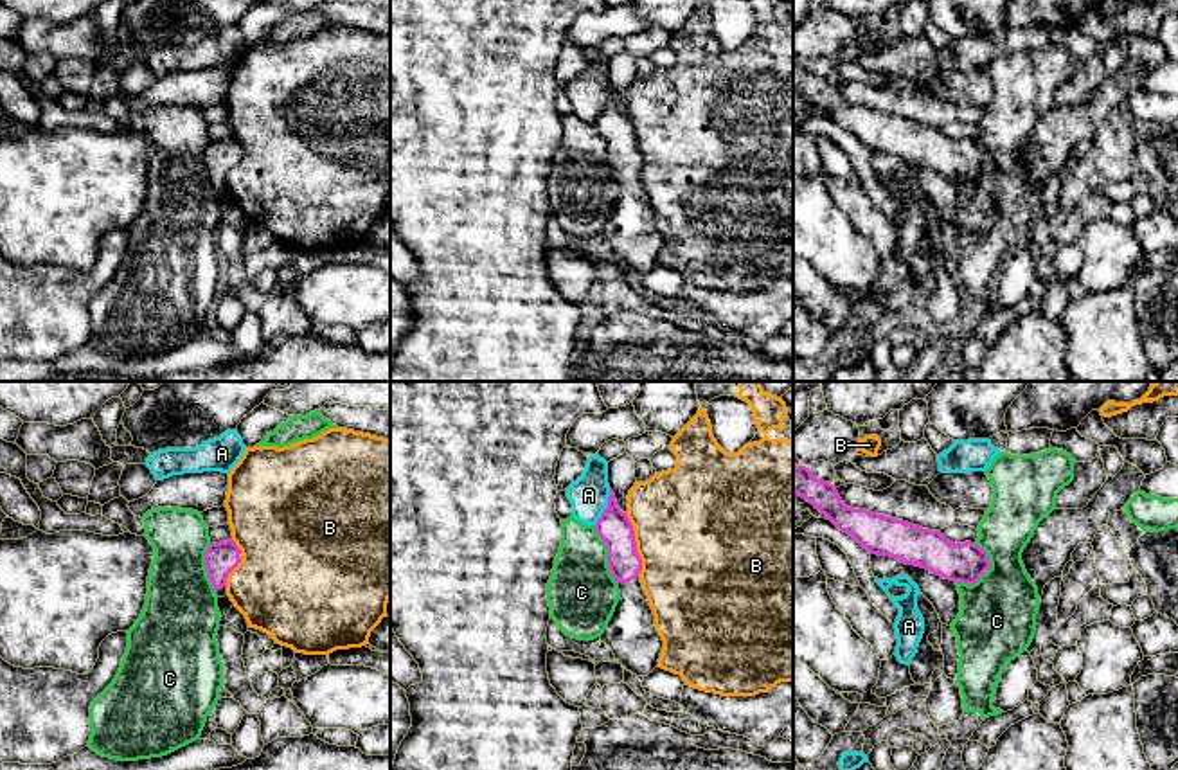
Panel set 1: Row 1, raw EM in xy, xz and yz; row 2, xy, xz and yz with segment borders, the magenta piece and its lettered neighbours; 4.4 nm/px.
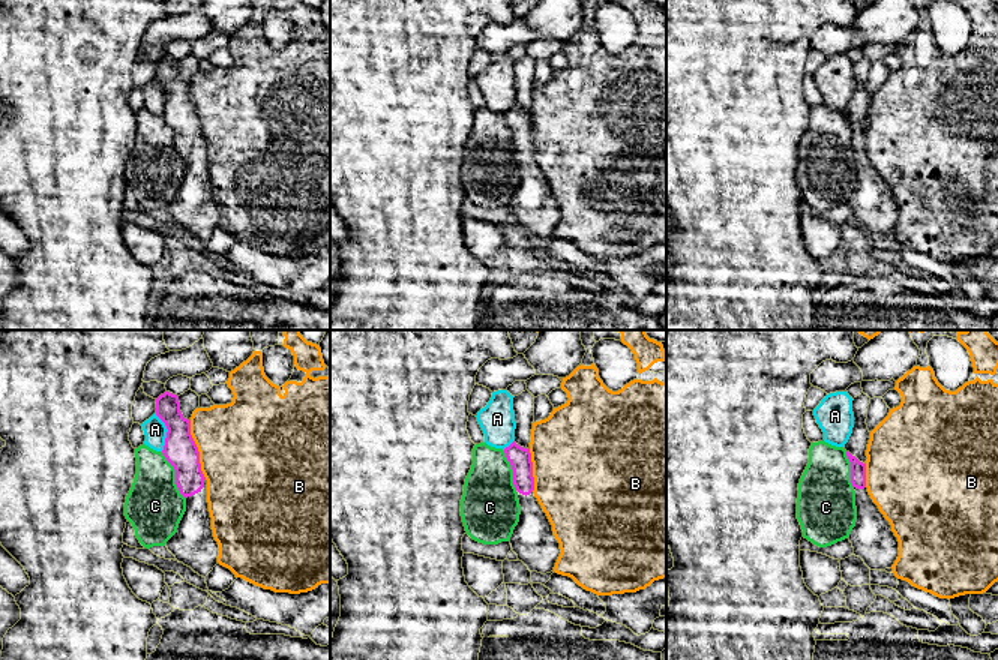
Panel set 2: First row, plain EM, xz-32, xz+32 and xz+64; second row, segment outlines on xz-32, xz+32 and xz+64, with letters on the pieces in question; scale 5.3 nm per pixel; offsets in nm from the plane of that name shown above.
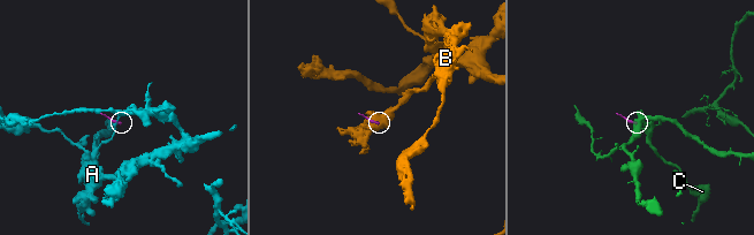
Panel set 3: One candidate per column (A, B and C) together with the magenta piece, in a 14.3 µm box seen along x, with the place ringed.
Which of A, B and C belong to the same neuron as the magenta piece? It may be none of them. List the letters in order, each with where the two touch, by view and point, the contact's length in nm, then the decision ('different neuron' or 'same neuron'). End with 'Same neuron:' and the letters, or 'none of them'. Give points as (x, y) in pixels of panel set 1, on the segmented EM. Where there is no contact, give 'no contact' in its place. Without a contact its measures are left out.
A: contact xz (606, 508); length 180 nm; different neuron
B: contact xz (635, 544); length 280 nm; different neuron
C: contact xz (608, 555); length 280 nm; different neuron
Same neuron: none of them

